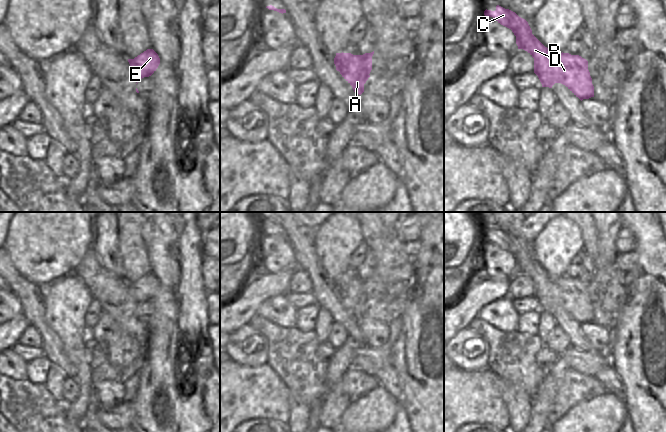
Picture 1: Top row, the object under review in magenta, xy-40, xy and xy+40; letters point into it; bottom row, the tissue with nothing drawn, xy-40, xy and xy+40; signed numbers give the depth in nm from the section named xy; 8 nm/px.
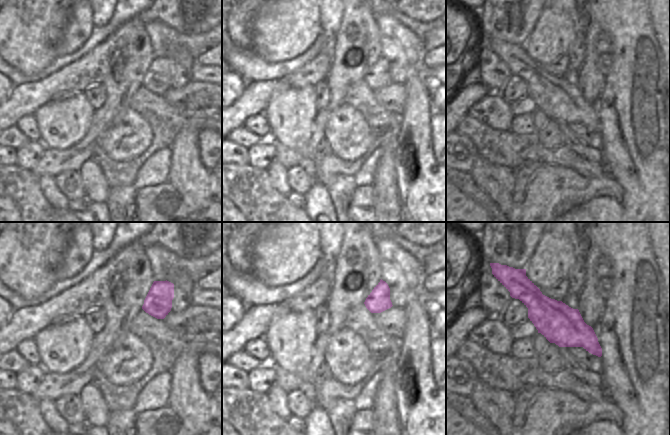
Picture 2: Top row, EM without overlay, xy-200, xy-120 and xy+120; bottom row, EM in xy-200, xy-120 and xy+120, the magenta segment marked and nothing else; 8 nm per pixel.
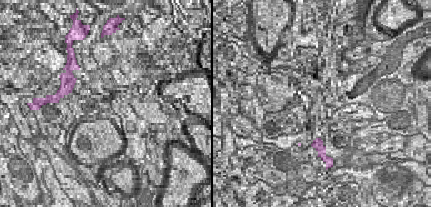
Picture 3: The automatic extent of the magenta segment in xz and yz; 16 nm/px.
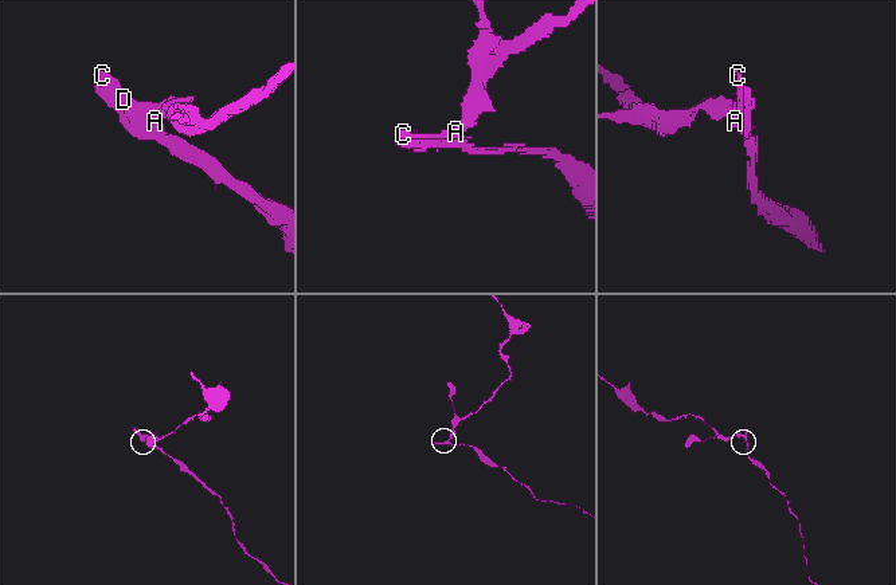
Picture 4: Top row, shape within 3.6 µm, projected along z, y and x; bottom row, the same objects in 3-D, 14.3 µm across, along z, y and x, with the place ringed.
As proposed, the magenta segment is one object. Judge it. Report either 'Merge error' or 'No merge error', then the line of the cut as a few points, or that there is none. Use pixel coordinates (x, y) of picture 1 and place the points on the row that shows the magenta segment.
Merge error. Split along xy-40 (133, 59), (133, 67), (136, 73), (143, 77).

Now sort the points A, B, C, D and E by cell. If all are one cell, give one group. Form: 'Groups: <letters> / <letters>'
Groups: A B C D / E.

